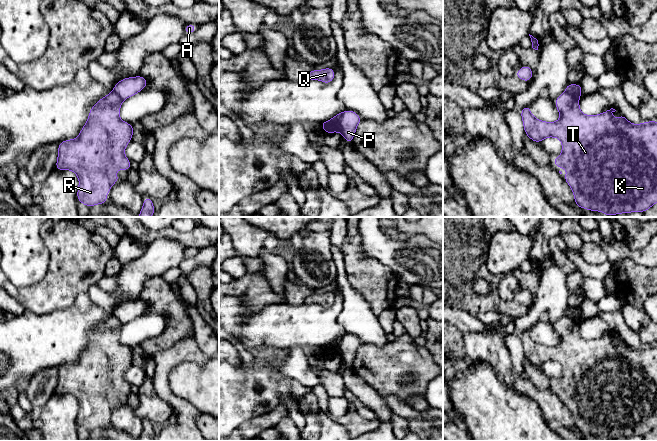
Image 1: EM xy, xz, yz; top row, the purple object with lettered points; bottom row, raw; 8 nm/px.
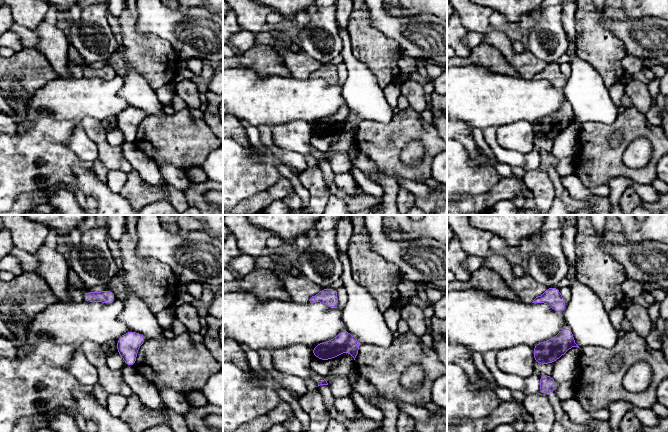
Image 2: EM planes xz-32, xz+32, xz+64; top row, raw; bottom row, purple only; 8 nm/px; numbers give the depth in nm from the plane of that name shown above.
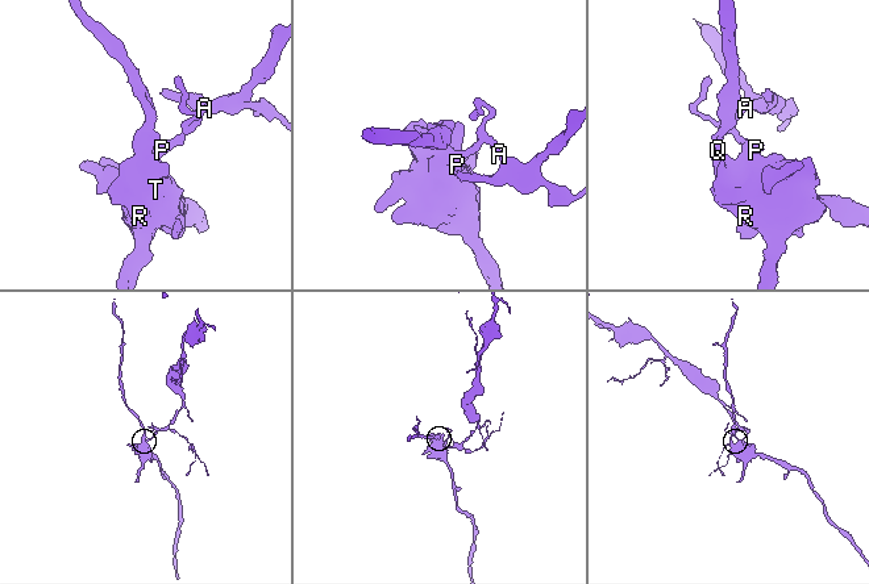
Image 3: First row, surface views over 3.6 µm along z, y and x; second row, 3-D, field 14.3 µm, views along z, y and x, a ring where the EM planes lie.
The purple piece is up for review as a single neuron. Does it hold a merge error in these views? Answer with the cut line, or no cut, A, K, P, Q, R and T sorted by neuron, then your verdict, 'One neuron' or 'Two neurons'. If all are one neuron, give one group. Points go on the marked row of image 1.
Split along xz (342, 112), (337, 122), (337, 130). Groups: A P / K Q R T. Two neurons

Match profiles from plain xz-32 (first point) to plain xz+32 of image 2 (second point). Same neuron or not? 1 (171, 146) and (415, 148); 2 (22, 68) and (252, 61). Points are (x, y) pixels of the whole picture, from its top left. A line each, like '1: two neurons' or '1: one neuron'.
1: two neurons
2: one neuron

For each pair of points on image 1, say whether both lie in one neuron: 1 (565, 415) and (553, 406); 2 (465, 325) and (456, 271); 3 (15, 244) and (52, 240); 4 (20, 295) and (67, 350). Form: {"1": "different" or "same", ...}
{"1": "same", "2": "different", "3": "different", "4": "different"}

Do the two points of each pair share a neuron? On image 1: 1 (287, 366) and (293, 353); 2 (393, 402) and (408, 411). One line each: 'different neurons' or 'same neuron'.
1: same neuron
2: same neuron

